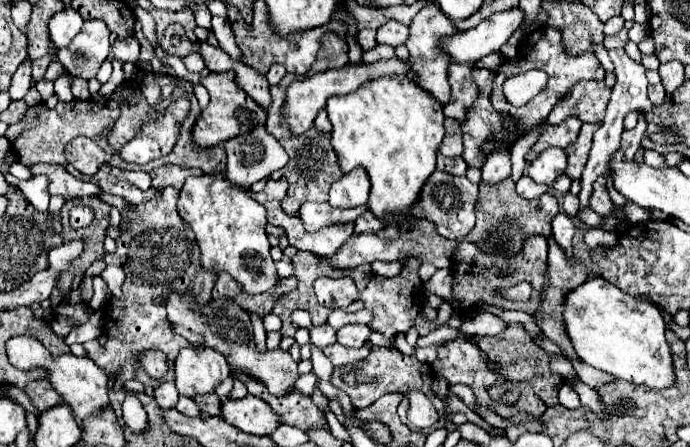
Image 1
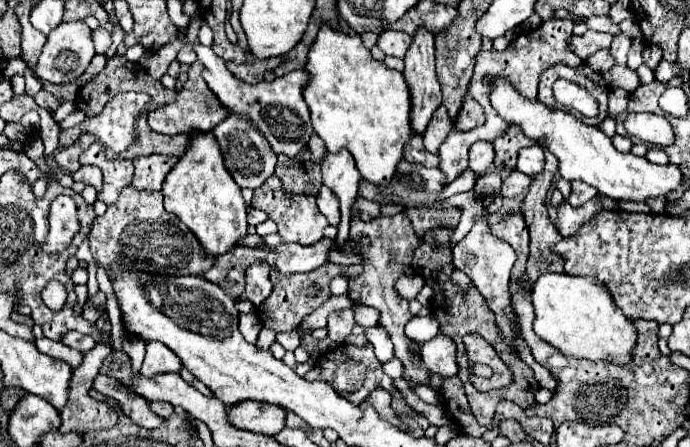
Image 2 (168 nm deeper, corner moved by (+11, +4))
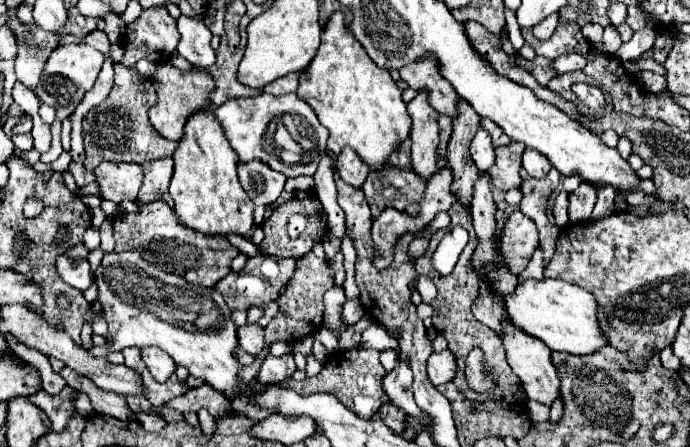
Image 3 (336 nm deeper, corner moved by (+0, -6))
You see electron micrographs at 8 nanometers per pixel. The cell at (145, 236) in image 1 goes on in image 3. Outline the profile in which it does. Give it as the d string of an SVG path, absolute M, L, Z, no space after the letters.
M161 201L155 203L139 203L139 213L121 213L113 219L115 231L115 251L131 251L139 249L143 259L157 265L167 273L177 273L185 277L189 283L213 287L219 279L229 273L231 261L241 253L227 239L219 235L199 235L189 227L179 223L175 211Z

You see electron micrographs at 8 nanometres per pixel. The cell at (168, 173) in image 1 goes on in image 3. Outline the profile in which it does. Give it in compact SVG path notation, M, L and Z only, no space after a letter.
M163 157L149 163L143 163L143 185L139 189L139 203L153 203L163 201L173 207L173 199L169 195L169 181L173 175L173 159Z

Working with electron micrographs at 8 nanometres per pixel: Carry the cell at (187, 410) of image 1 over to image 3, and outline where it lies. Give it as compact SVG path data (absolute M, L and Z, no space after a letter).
M139 413L139 415L137 415L137 419L139 419L141 427L143 427L143 429L147 429L147 431L161 431L161 429L167 425L167 423L165 423L165 419L163 419L163 417L159 417L159 415Z

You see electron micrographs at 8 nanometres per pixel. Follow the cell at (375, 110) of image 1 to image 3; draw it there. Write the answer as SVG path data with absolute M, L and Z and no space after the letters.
M341 11L329 17L321 33L321 45L315 59L299 73L297 95L309 103L321 125L329 131L329 151L339 155L341 147L349 145L369 167L379 169L397 149L399 141L409 137L411 117L407 115L401 89L391 79L391 73L379 69L369 59L343 19Z

